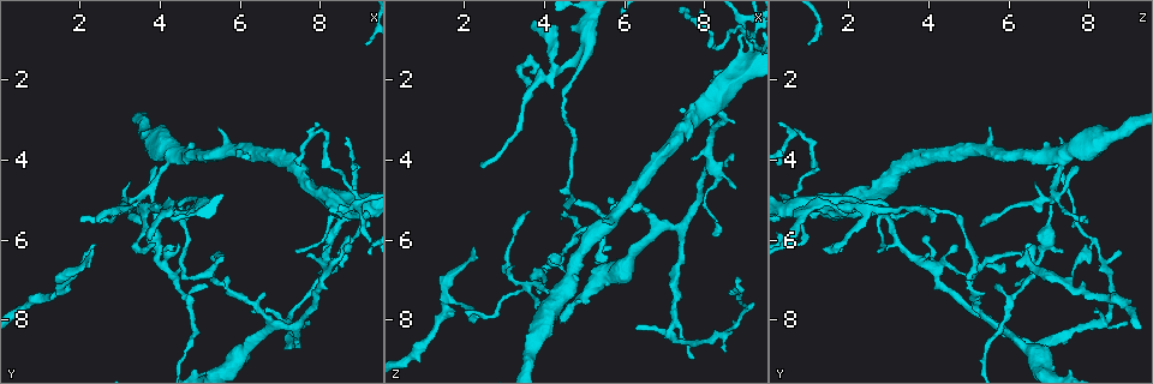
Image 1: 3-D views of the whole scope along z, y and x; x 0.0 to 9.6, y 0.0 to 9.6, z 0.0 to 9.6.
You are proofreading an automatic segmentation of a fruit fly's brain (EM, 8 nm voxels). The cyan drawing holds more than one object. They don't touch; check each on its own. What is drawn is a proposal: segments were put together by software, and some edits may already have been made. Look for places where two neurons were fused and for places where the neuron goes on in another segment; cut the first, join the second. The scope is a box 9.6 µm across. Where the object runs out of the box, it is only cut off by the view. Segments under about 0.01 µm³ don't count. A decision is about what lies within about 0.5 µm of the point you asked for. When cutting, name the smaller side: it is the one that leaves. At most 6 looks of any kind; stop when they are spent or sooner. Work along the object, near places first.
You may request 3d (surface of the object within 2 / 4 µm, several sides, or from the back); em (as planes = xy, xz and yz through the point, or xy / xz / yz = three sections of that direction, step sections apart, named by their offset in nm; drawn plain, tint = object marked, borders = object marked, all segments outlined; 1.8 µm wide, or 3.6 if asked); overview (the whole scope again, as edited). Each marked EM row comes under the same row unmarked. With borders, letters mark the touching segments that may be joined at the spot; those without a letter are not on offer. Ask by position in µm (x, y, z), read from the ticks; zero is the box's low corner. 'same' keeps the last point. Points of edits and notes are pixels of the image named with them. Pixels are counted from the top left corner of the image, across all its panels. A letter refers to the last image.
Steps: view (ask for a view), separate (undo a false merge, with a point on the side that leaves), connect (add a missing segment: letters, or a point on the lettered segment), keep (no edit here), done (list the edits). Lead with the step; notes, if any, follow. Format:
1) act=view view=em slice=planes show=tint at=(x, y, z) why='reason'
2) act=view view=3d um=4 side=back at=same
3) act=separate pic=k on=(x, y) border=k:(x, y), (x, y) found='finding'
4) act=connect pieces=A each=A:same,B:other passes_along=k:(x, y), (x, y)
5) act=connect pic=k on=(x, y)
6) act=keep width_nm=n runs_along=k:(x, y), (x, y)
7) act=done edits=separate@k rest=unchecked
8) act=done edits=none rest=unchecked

act=view view=em slice=xz step=4 show=borders at=(3.65, 5.90, 0.70) why='free end'

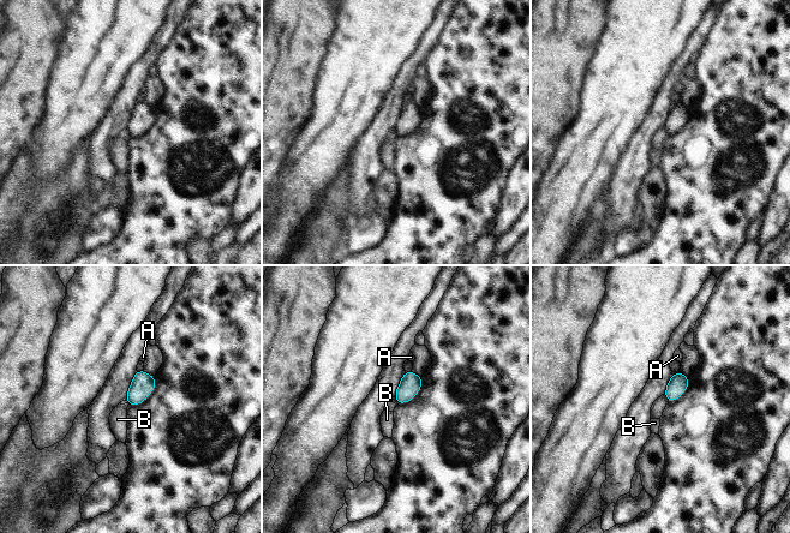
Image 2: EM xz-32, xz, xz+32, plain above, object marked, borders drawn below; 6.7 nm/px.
act=view view=em slice=yz step=4 show=borders at=same why='another direction'

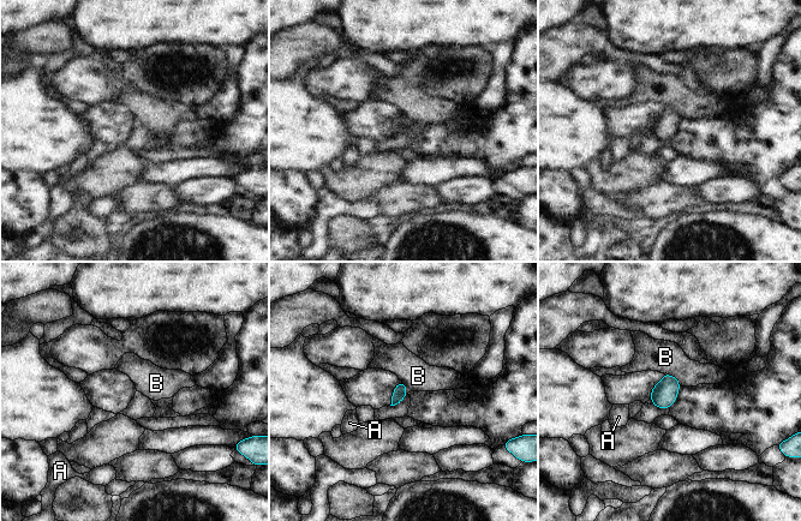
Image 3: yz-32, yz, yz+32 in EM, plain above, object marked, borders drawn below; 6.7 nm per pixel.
act=keep each=A:other,B:other border=3:(663, 372), (673, 375), (681, 385) found='no lettered segment goes on from it'

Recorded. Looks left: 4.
act=view view=3d um=4 side=back at=(1.55, 7.00, 7.35)

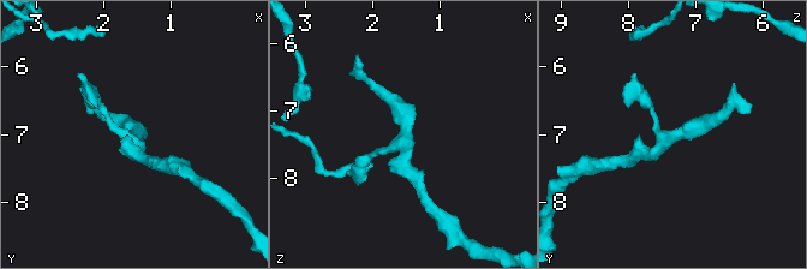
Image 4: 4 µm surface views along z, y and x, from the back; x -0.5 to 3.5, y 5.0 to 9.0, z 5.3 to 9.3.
act=view view=em slice=xz step=16 show=borders at=(1.50, 7.05, 7.30) arms=3

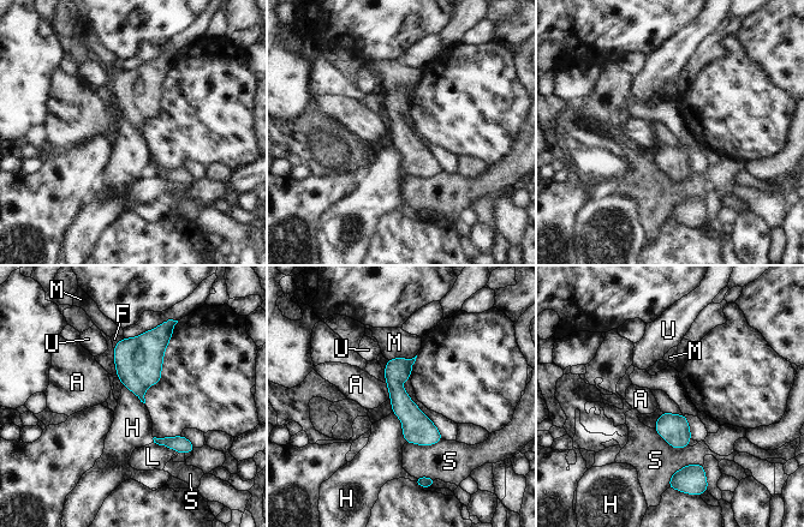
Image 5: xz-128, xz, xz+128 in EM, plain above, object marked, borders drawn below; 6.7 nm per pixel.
act=view view=em slice=planes show=borders at=same why='cut it another way'

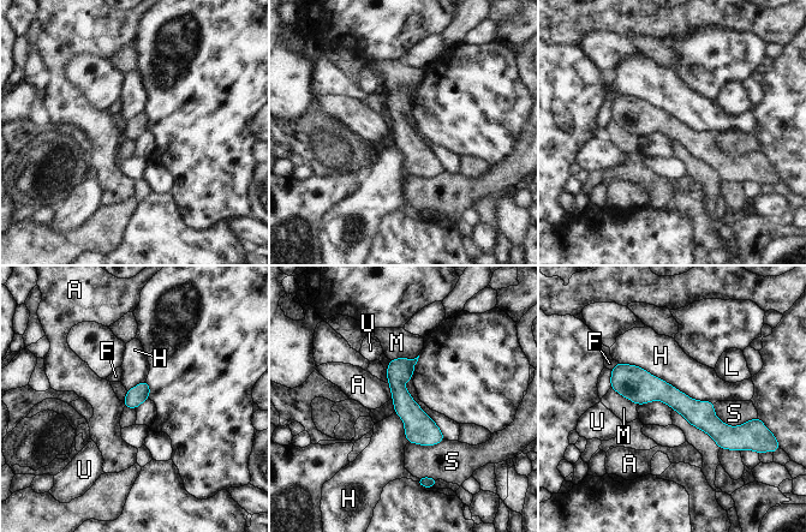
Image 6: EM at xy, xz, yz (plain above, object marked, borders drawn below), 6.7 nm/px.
act=keep longest_contact=H:700nm each=A:other,F:other,H:other,L:other,M:other,S:other,U:other border=6:(619, 362), (715, 402) found='all the same neuron'

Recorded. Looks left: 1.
act=done edits=none rest=unchecked

